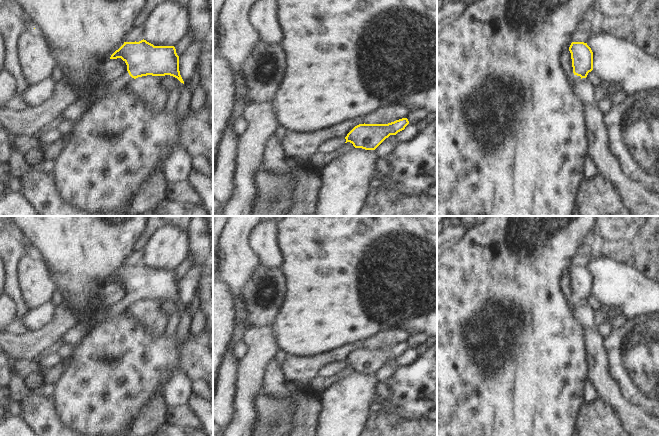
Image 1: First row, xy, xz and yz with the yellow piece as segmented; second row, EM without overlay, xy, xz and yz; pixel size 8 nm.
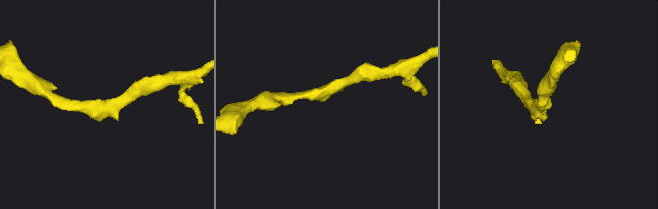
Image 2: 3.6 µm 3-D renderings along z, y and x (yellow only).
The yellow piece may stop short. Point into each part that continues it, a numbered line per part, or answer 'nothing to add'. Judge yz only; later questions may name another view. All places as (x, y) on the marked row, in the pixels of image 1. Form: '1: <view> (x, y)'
1: yz (572, 78)

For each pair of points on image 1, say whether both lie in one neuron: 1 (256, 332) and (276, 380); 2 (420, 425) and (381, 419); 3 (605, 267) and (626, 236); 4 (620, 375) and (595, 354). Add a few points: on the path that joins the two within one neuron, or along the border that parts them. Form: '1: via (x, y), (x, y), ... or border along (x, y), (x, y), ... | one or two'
1: border along (273, 359), (266, 374), (263, 387) | two
2: via (410, 425), (391, 425) | one
3: border along (590, 260), (598, 258), (611, 259), (632, 268) | two
4: border along (604, 343), (609, 358), (609, 372), (619, 387) | two

